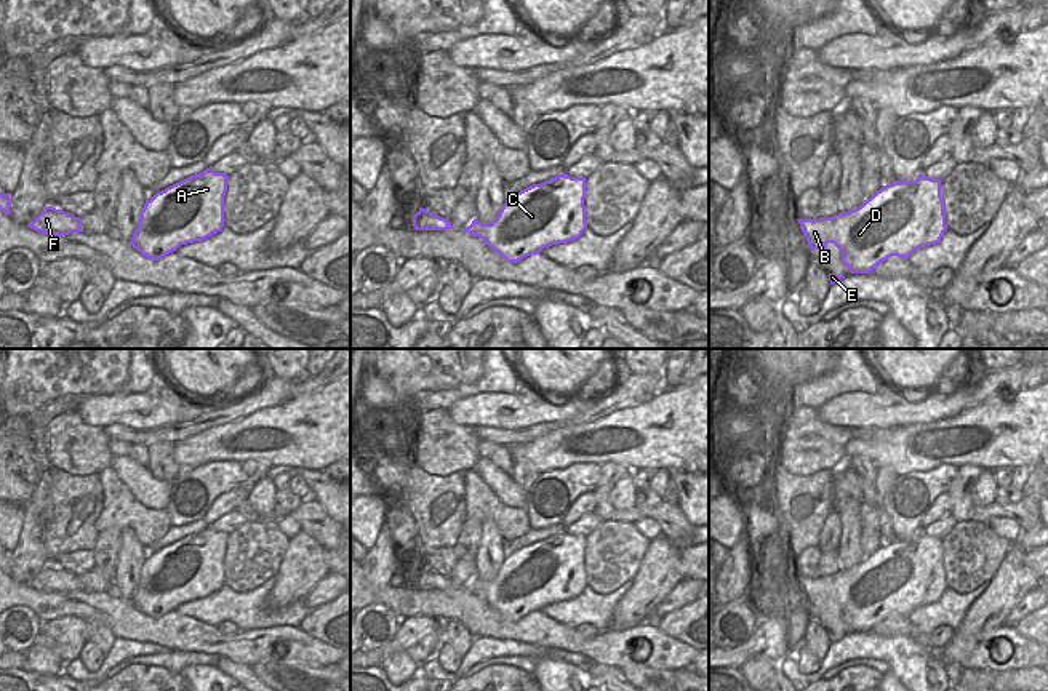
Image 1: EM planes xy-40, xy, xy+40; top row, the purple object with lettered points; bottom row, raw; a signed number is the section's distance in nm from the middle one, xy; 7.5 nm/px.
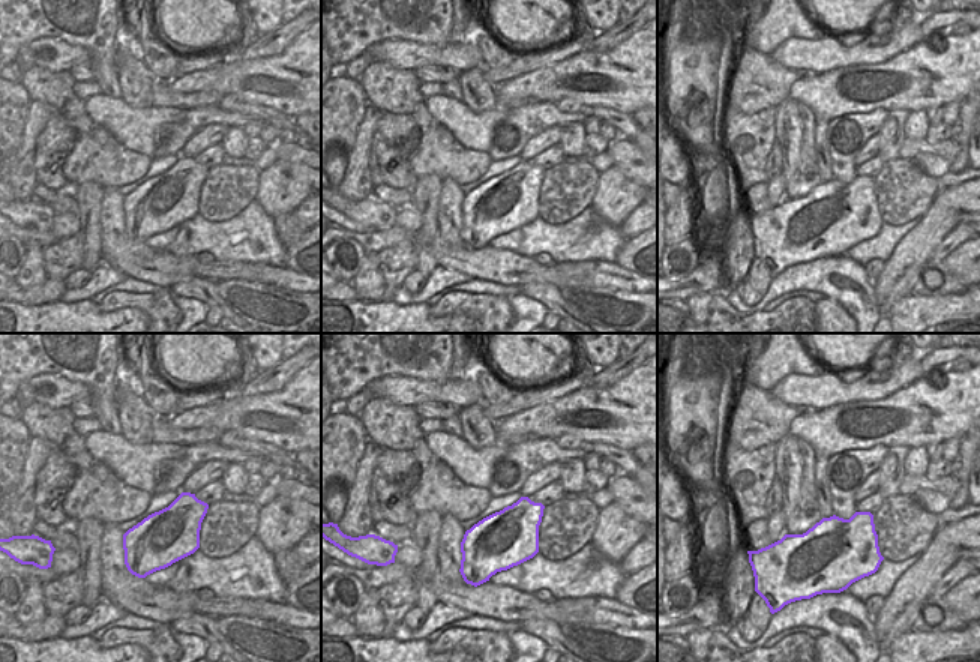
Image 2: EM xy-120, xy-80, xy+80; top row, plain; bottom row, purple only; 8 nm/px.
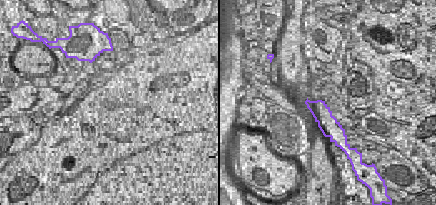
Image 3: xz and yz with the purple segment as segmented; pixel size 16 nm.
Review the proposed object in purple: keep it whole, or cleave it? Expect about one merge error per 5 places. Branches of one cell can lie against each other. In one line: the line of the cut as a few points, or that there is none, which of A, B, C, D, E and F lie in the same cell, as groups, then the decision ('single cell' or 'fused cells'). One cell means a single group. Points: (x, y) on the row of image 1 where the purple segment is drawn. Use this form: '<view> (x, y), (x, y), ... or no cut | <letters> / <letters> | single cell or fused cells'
no cut | A B C D E F | single cell

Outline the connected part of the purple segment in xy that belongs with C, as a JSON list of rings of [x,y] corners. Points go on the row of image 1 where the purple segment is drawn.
[[[566,173],[550,178],[541,184],[533,184],[515,192],[502,205],[498,218],[491,224],[477,219],[462,230],[472,237],[480,237],[493,251],[507,262],[518,262],[530,254],[539,254],[544,248],[568,243],[582,235],[586,222],[586,178],[571,178]]]

